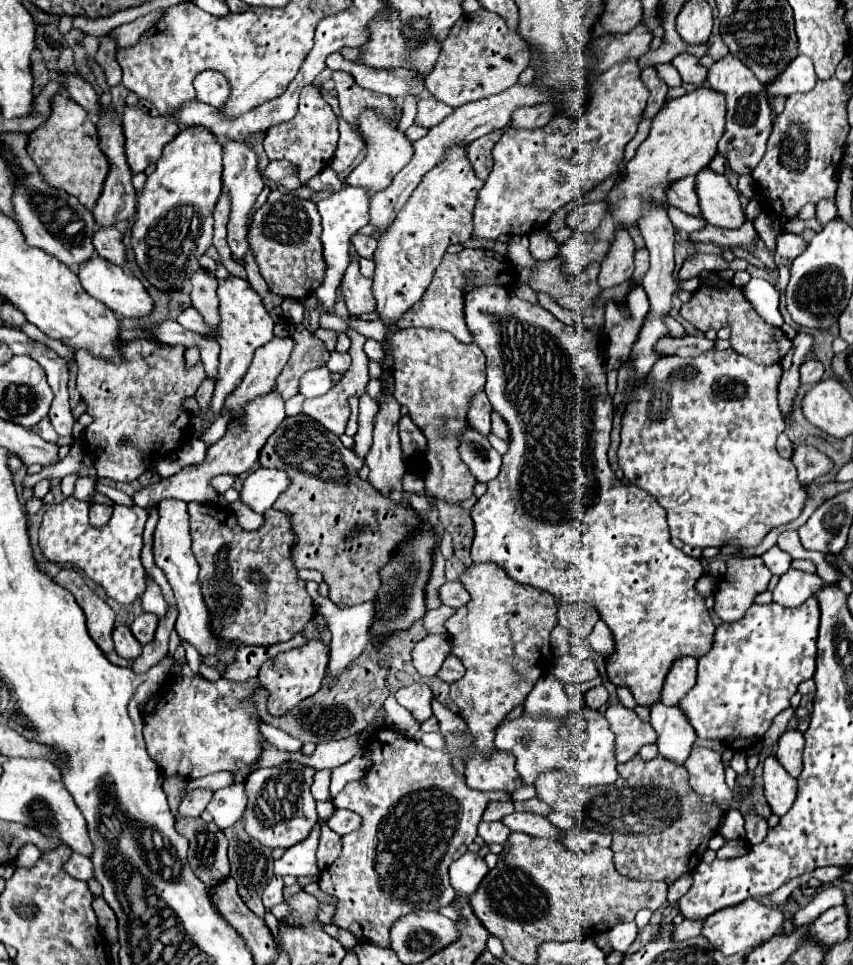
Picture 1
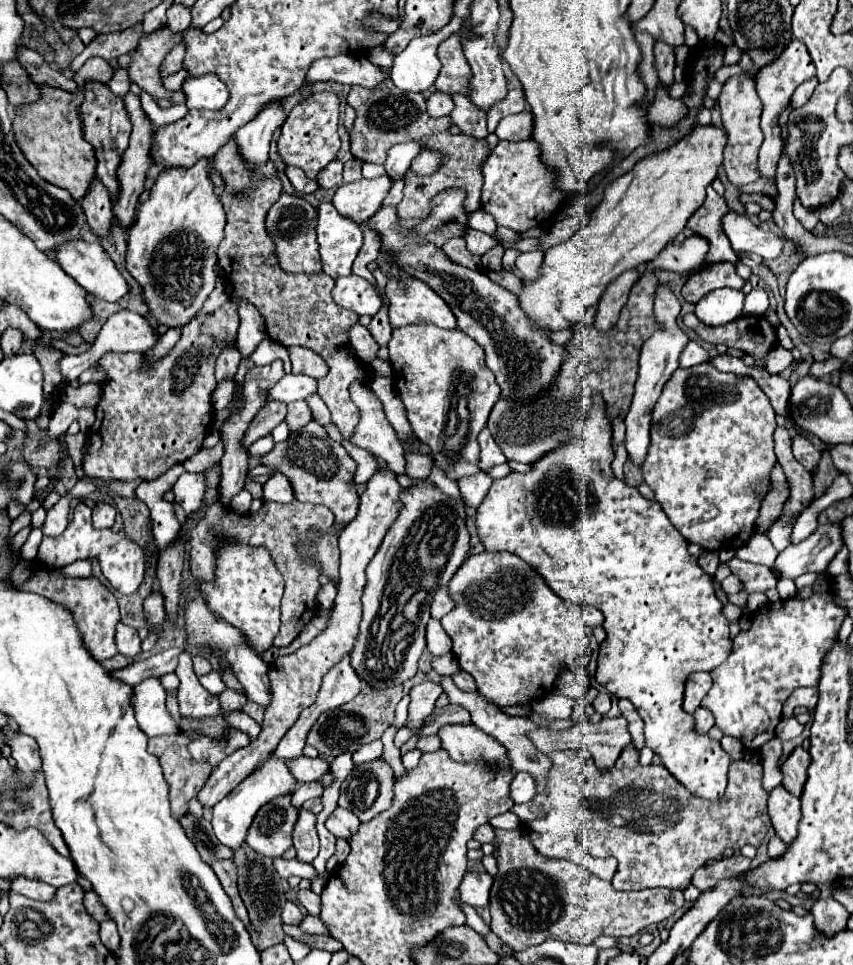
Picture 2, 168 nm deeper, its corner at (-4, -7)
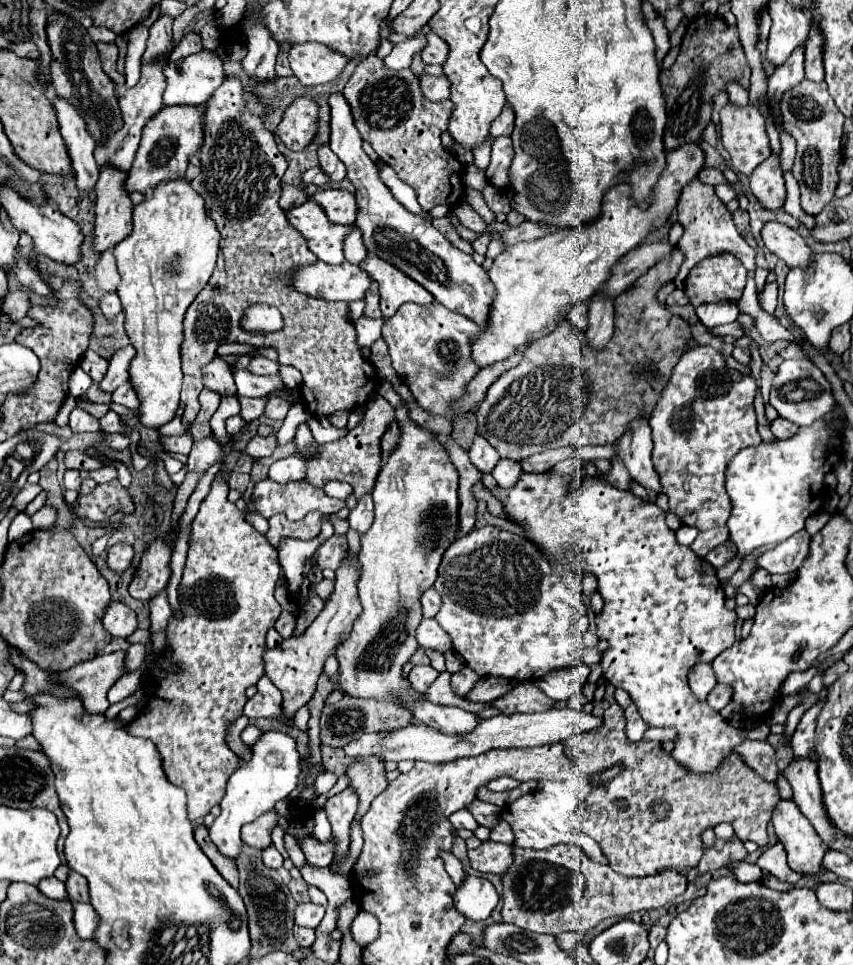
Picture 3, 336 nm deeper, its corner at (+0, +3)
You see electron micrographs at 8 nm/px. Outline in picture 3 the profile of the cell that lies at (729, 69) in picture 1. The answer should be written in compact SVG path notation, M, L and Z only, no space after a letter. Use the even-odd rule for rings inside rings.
M734 104L724 106L720 110L720 134L722 134L724 148L732 158L732 168L740 174L750 176L758 168L758 164L768 160L772 154L768 134L766 134L766 120L756 108L750 108L750 106L738 108Z

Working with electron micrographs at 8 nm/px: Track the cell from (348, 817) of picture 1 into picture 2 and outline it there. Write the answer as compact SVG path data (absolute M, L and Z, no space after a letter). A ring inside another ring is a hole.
M336 808L332 816L326 820L326 828L336 836L336 838L350 838L360 826L360 820L356 814L352 814L346 808Z

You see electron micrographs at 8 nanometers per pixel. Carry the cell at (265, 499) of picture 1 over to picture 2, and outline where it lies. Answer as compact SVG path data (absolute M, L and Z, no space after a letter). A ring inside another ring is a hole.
M272 474L266 484L264 484L264 492L262 492L262 500L264 502L292 502L294 500L294 492L290 482L286 480L284 474Z

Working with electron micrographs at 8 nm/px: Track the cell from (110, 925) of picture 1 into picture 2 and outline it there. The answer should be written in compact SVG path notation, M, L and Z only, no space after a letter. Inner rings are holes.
M90 890L90 892L84 894L84 906L86 906L88 914L90 914L96 922L106 922L106 920L110 920L110 914L108 914L106 906L98 900L98 894L96 894L94 890Z

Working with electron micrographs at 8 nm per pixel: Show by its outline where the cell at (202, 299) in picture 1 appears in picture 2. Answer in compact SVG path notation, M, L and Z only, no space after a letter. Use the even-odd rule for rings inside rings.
M228 344L222 348L218 360L216 360L216 380L228 378L236 374L236 368L240 364L240 350L234 344Z

